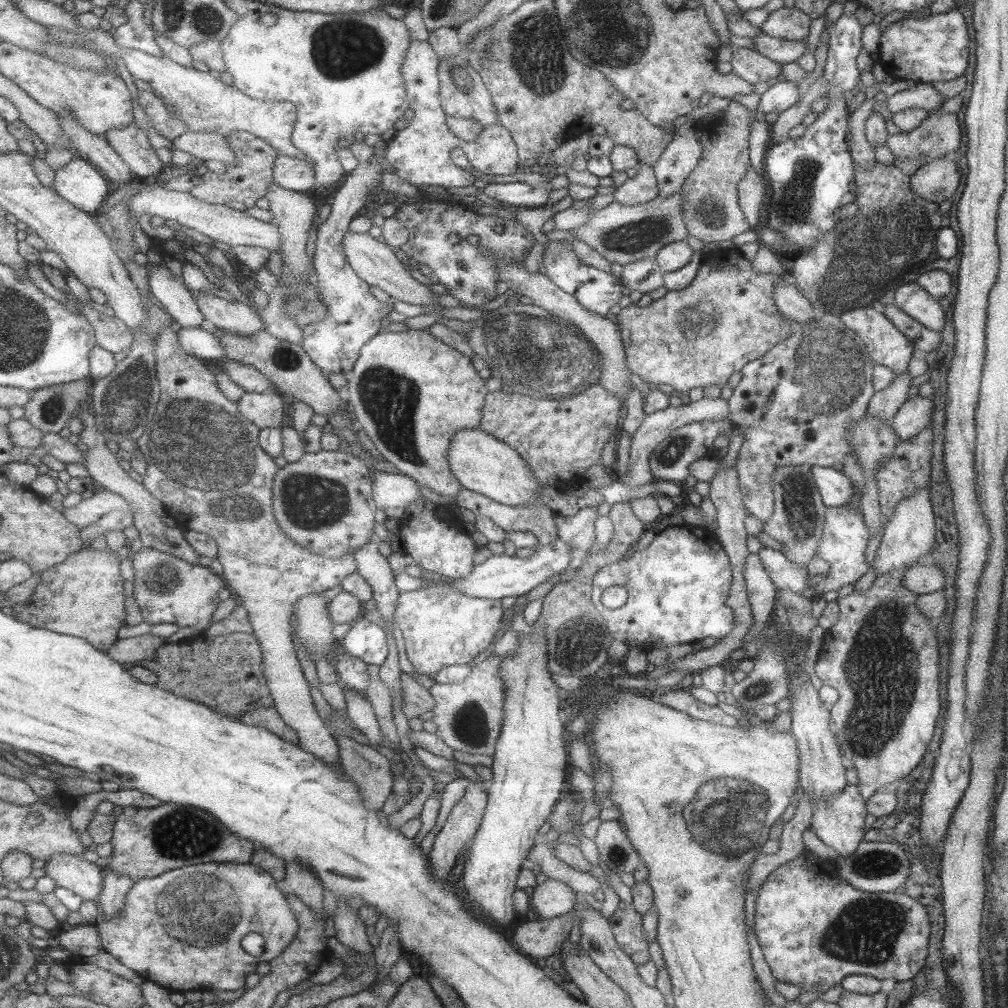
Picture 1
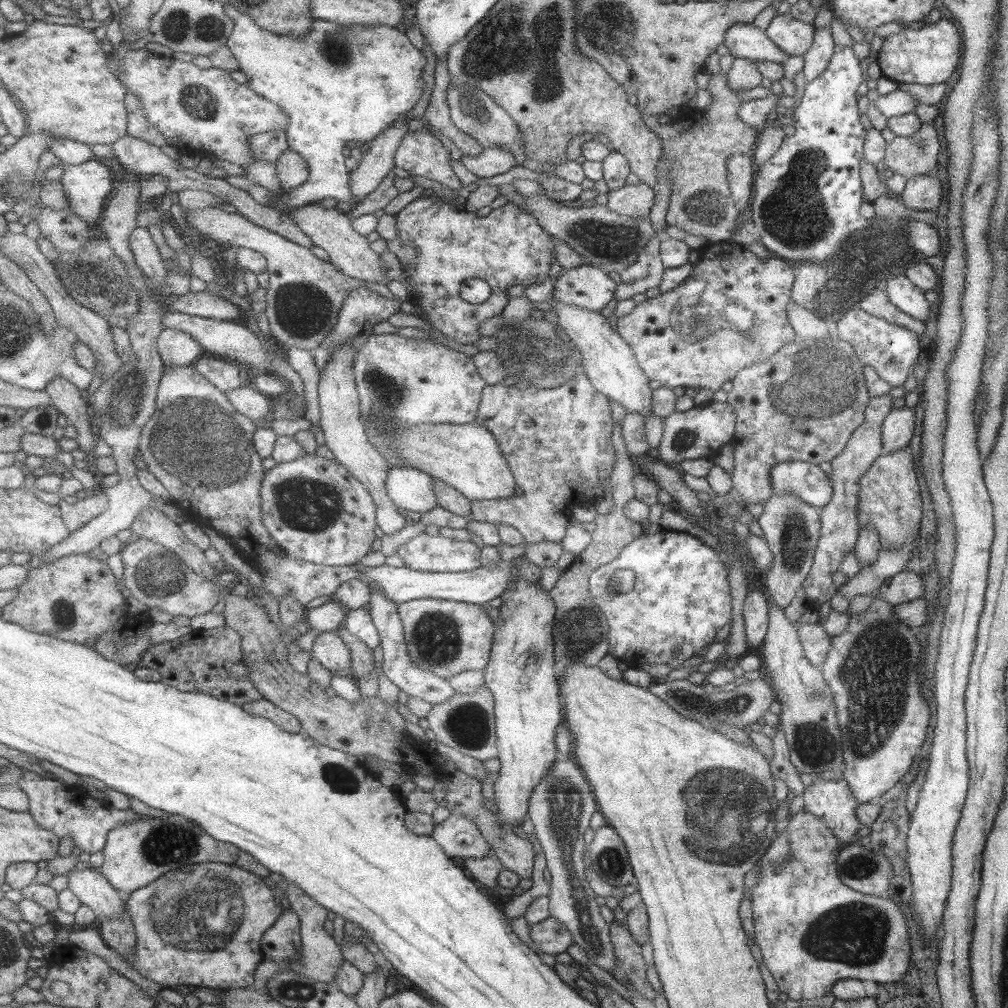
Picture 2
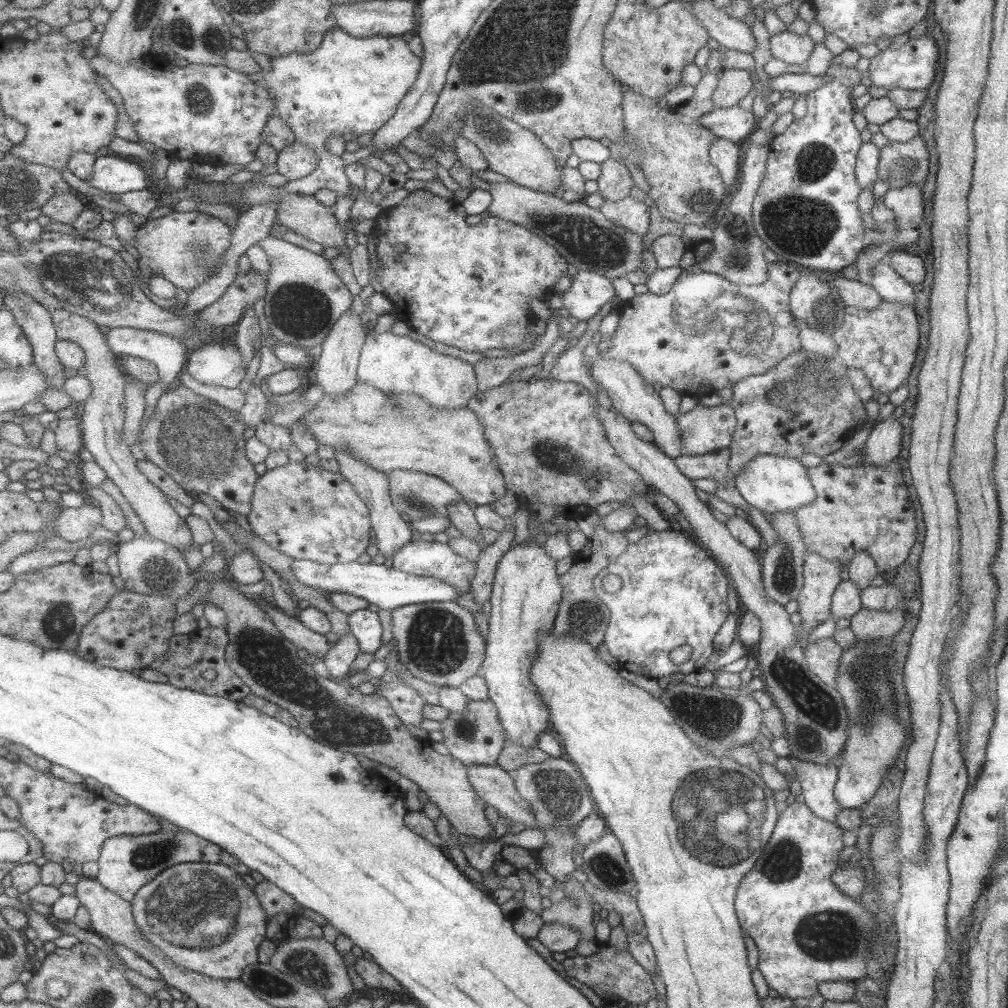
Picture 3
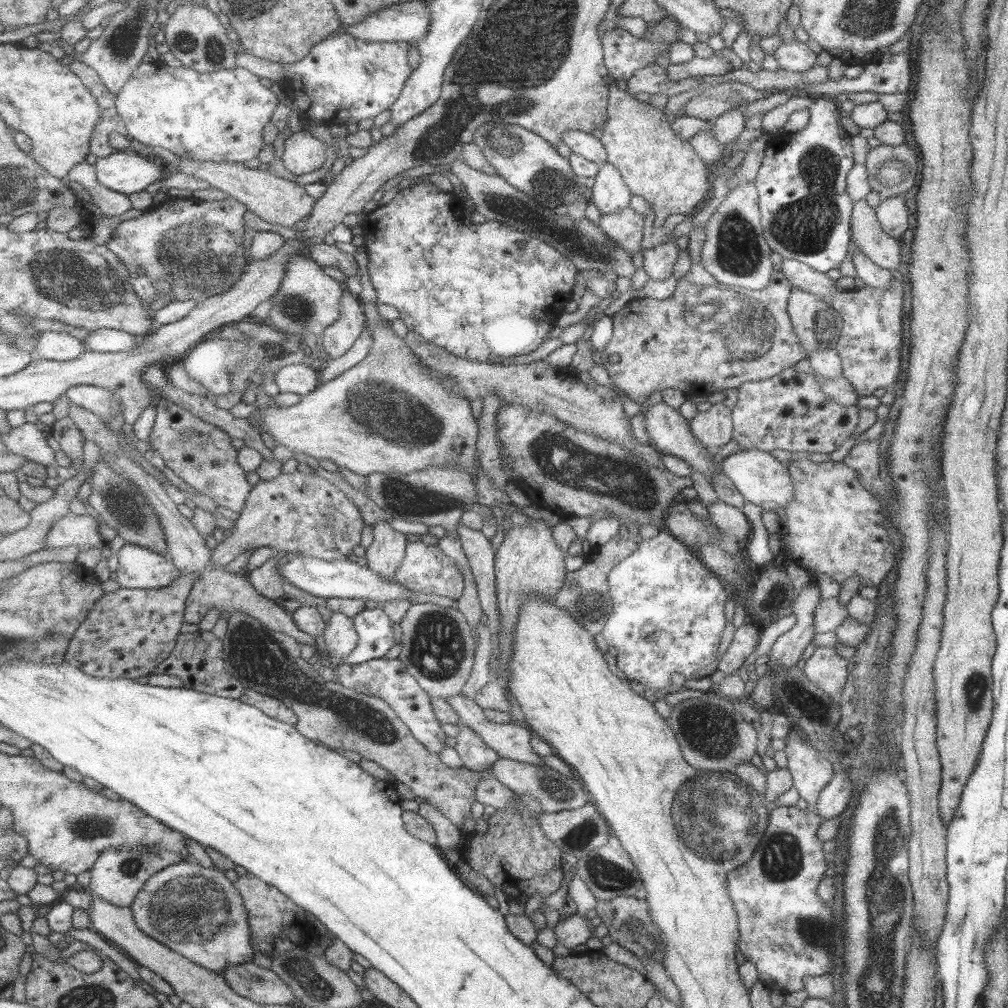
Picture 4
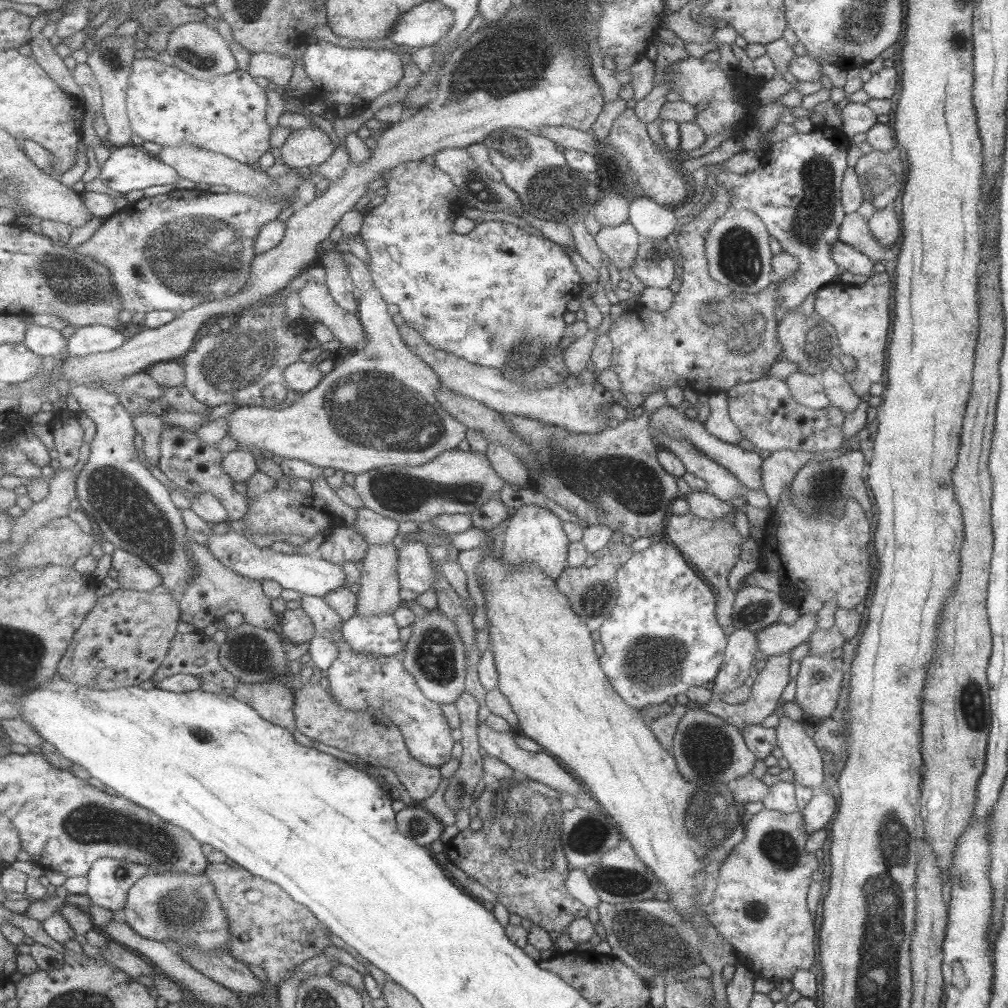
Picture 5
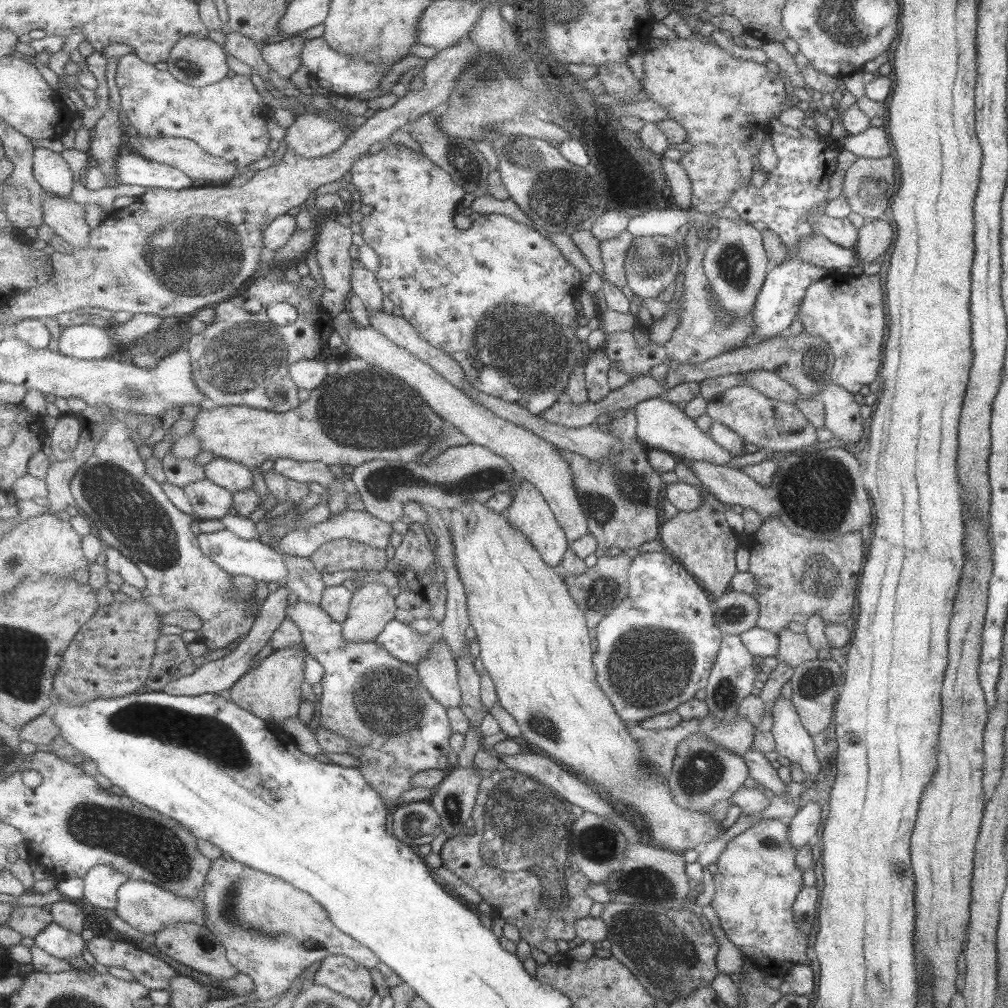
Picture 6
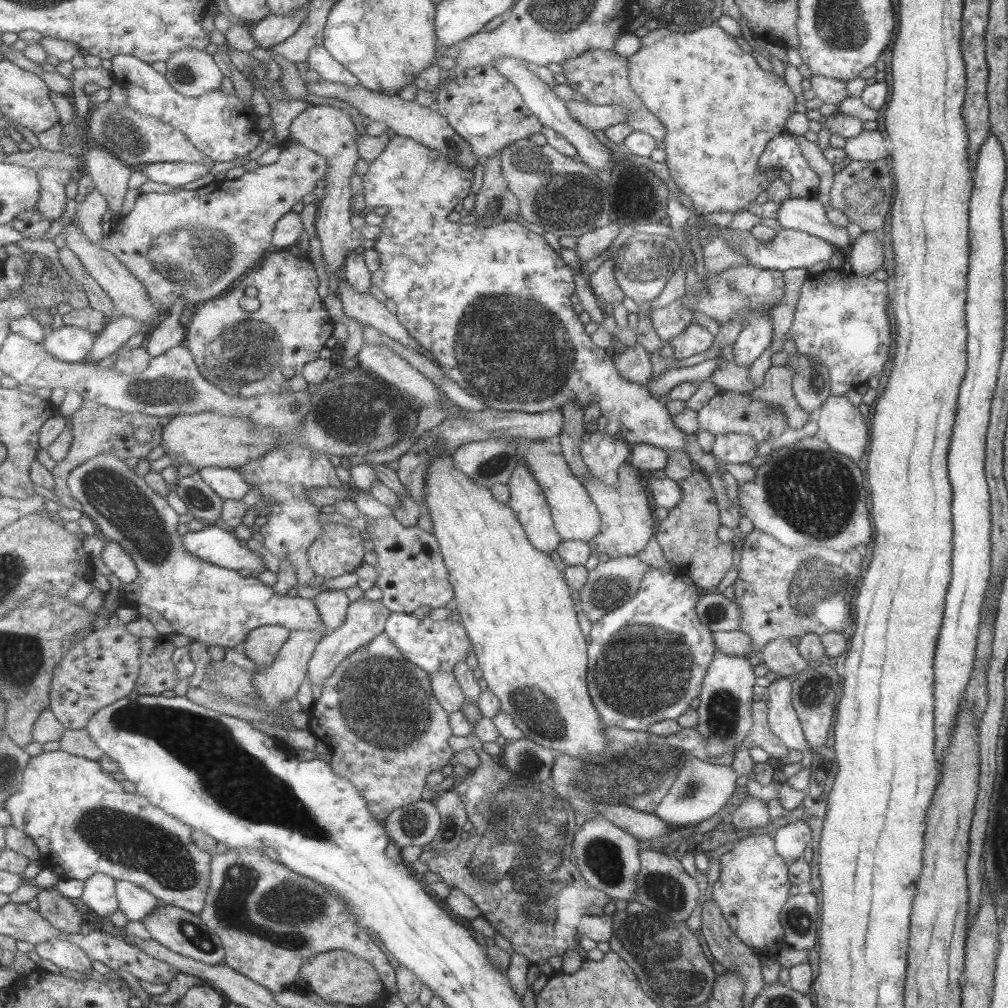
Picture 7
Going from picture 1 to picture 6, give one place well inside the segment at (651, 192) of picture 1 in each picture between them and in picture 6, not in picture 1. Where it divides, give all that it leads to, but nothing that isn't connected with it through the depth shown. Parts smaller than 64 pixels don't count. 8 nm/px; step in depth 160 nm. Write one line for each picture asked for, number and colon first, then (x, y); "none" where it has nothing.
2: (634, 201)
3: (629, 214)
4: (624, 228)
5: (618, 244)
6: (612, 251)

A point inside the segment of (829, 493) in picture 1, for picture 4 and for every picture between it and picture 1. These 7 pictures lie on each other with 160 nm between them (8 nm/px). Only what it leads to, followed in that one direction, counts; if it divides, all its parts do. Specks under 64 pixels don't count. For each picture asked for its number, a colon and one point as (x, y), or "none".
2: (805, 481)
3: (770, 483)
4: (759, 477)

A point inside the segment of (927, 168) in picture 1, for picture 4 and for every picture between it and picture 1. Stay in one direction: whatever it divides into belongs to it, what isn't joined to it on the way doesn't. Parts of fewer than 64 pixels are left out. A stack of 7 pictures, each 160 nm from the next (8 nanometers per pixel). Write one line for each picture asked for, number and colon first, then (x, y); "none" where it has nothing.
2: (923, 192)
3: (905, 202)
4: (891, 213)

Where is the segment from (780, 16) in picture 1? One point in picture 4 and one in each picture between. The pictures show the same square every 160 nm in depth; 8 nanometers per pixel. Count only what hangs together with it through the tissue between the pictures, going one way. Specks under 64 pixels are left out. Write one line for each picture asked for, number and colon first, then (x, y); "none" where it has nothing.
2: (792, 37)
3: (789, 48)
4: (794, 57)

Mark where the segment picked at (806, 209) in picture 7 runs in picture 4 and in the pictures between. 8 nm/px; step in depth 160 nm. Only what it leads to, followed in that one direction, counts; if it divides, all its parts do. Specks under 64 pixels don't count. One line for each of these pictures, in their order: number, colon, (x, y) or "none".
4: (865, 232)
5: (853, 230)
6: (841, 232)

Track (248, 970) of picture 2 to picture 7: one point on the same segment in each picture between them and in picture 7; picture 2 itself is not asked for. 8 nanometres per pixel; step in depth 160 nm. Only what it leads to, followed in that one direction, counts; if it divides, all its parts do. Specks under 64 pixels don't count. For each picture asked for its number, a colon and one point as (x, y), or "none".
3: (202, 914)
4: (197, 911)
5: (168, 907)
6: (148, 907)
7: (136, 903)

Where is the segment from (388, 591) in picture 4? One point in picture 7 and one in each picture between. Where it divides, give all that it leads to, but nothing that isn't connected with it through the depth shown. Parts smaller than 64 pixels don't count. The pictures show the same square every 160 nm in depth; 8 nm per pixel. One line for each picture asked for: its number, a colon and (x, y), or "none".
5: (311, 574)
6: (253, 558)
7: (216, 544)

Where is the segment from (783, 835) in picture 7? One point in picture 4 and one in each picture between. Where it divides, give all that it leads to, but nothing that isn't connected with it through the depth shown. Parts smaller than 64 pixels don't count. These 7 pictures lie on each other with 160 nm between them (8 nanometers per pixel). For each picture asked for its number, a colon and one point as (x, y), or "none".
4: (833, 798)
5: (817, 812)
6: (802, 826)

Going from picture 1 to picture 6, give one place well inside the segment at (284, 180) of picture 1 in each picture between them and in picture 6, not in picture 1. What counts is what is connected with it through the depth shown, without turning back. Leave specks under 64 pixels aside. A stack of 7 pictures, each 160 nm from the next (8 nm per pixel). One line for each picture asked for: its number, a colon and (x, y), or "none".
2: (293, 168)
3: (298, 160)
4: (303, 153)
5: (308, 147)
6: (314, 136)

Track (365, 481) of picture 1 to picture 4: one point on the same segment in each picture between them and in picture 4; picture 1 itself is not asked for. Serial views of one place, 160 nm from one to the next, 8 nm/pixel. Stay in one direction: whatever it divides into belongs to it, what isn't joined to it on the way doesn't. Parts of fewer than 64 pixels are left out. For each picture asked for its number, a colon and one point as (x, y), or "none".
2: (316, 510)
3: (306, 511)
4: (130, 632)

